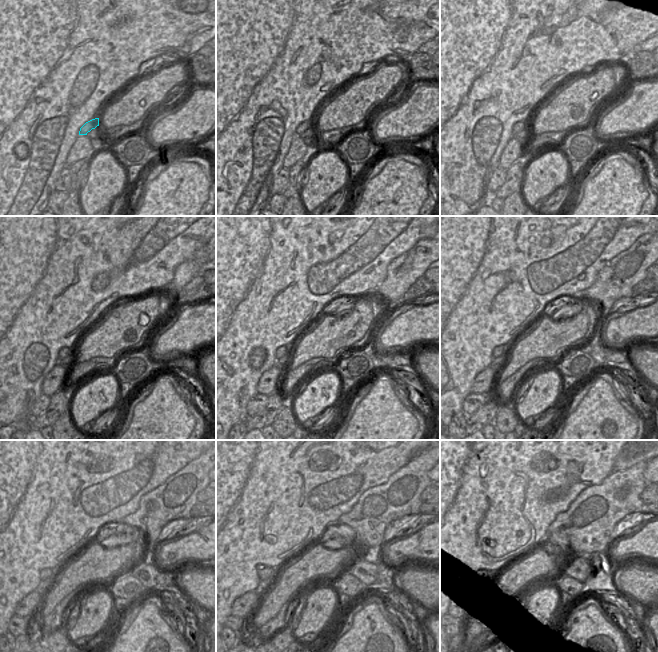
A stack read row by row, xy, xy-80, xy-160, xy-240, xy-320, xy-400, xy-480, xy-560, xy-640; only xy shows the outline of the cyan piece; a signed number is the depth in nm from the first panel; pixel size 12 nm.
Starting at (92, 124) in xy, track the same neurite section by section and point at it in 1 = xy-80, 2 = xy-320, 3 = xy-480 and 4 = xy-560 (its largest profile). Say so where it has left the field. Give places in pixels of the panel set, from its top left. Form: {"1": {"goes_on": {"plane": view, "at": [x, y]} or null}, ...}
{"1": {"goes_on": {"plane": "xy-80", "at": [308, 124]}}, "2": {"goes_on": {"plane": "xy-320", "at": [286, 350]}}, "3": {"goes_on": {"plane": "xy-480", "at": [44, 573]}}, "4": {"goes_on": {"plane": "xy-560", "at": [264, 572]}}}

